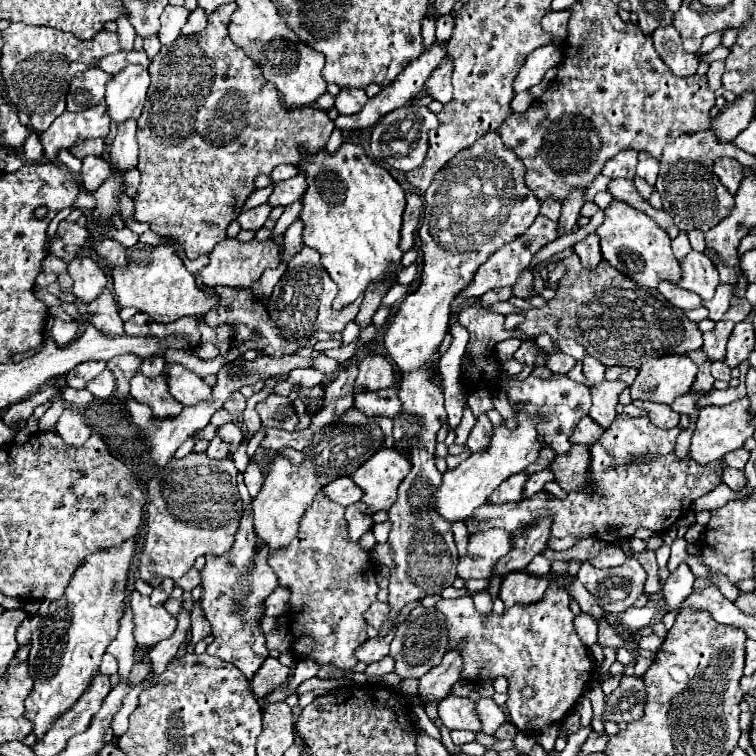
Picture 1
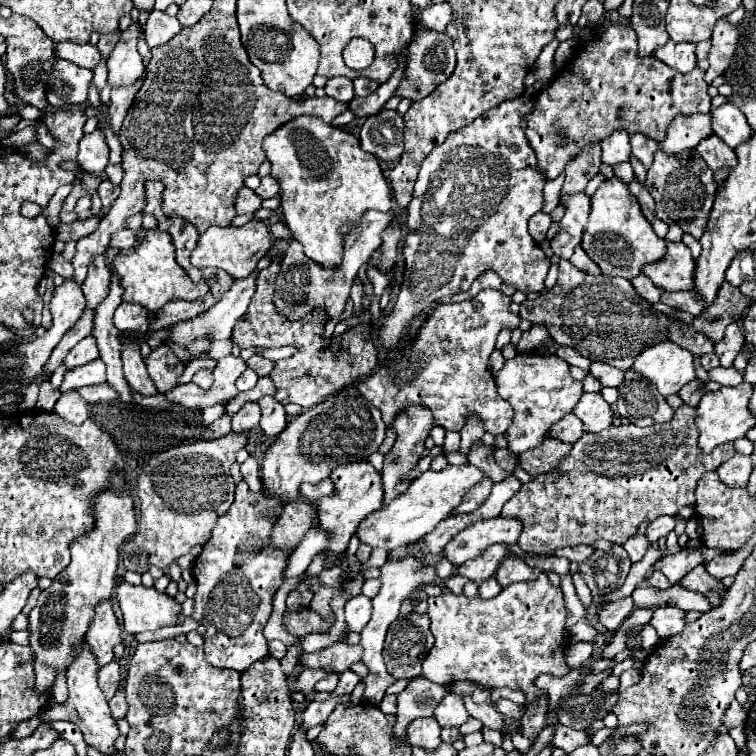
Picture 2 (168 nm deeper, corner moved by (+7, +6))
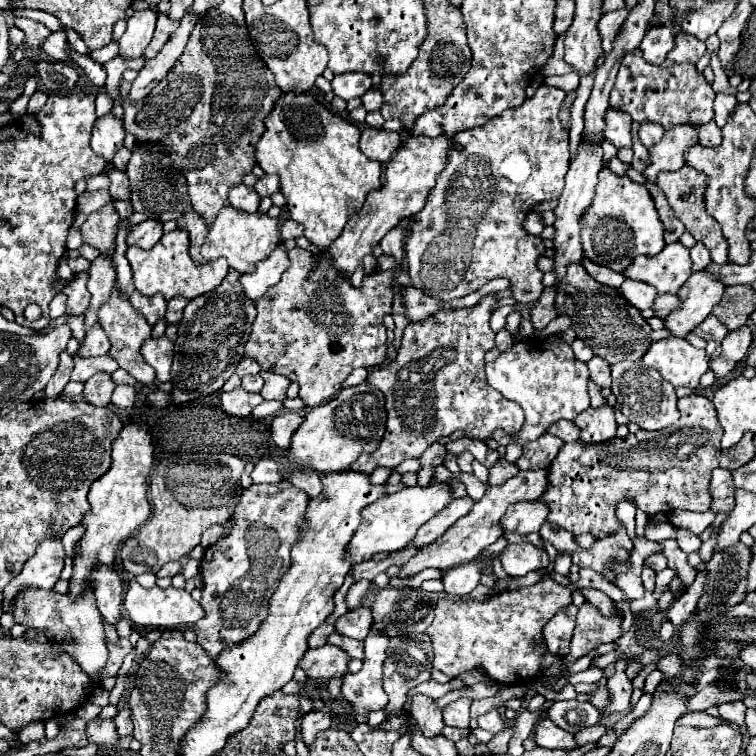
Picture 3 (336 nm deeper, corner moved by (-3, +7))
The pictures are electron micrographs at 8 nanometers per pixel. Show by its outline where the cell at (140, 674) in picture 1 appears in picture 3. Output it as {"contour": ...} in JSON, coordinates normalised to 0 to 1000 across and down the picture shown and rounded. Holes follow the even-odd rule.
{"contour":[[[161,938],[161,940],[156,940],[156,946],[151,948],[151,954],[153,954],[153,964],[156,964],[159,975],[169,975],[169,972],[175,972],[172,938]]]}

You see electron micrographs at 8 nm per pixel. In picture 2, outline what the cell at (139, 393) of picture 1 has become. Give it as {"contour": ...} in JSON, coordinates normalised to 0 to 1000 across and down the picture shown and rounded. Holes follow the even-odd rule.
{"contour":[[[161,458],[161,479],[164,479],[164,500],[169,503],[172,513],[188,524],[204,524],[209,521],[204,505],[198,505],[193,481],[185,471],[185,458]]]}

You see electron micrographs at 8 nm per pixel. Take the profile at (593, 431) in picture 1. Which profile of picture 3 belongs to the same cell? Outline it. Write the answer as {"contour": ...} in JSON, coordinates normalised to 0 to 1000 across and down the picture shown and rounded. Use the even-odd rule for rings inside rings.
{"contour":[[[741,554],[741,557],[735,557],[735,560],[730,560],[728,565],[725,565],[725,573],[730,573],[730,575],[735,575],[735,578],[741,578],[743,583],[765,583],[765,575],[767,575],[767,567],[757,560],[757,557],[749,557],[749,554]]]}

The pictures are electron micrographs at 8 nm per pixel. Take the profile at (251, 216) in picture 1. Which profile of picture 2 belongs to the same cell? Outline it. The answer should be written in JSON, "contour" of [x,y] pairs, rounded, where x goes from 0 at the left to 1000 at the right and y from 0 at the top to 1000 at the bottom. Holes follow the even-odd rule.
{"contour":[[[320,249],[315,254],[315,262],[312,262],[312,283],[336,283],[344,272],[347,272],[347,262],[336,251]]]}

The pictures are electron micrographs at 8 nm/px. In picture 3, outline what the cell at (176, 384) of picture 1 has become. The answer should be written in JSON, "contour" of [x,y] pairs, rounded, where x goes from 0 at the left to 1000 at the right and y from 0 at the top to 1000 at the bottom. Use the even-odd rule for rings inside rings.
{"contour":[[[198,446],[196,451],[190,451],[185,467],[193,475],[193,480],[204,485],[209,504],[214,507],[225,504],[225,483],[230,464],[228,464],[228,451],[222,446],[209,446],[209,448]]]}

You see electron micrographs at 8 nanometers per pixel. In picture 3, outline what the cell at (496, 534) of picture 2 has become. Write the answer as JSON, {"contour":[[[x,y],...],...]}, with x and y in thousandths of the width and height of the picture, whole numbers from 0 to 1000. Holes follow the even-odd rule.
{"contour":[[[690,663],[677,668],[664,684],[667,702],[683,702],[688,708],[714,702],[725,684],[725,668],[720,663]]]}

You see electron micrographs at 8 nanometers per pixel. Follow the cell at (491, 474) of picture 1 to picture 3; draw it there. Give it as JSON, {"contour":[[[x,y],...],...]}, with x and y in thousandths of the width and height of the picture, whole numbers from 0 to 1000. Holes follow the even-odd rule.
{"contour":[[[569,639],[569,644],[558,647],[553,642],[534,644],[519,655],[503,657],[503,663],[495,663],[479,676],[479,694],[471,700],[460,718],[460,742],[466,747],[492,739],[497,731],[521,731],[526,726],[534,726],[545,710],[550,708],[553,697],[561,694],[561,689],[571,687],[582,673],[587,673],[598,663],[595,644],[590,639]]]}

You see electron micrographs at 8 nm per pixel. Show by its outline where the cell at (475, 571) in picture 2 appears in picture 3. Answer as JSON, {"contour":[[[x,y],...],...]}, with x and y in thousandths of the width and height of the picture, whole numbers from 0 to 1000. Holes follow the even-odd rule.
{"contour":[[[624,742],[624,745],[616,745],[616,747],[608,747],[603,753],[593,753],[587,761],[585,761],[585,771],[587,771],[587,782],[590,787],[595,790],[611,790],[611,787],[619,787],[635,769],[635,758],[638,758],[638,747],[632,742]]]}

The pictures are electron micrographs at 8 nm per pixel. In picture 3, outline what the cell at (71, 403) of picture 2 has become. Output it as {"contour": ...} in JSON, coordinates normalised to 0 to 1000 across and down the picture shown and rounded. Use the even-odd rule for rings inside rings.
{"contour":[[[124,493],[111,512],[111,525],[116,528],[116,533],[127,536],[127,538],[140,538],[146,533],[148,517],[151,517],[151,504],[146,499],[146,493]]]}

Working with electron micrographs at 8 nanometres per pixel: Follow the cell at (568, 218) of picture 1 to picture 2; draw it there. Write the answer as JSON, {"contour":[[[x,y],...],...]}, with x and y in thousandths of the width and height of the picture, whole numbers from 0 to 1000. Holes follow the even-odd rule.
{"contour":[[[783,190],[775,193],[746,225],[749,238],[743,246],[743,257],[762,257],[762,254],[772,254],[775,243],[780,241],[780,235],[786,235],[791,230],[794,222],[794,193]]]}

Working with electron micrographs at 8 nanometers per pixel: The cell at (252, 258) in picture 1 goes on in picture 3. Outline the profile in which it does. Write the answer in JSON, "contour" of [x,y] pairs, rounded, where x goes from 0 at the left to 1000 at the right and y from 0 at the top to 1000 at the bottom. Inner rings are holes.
{"contour":[[[299,271],[288,282],[286,292],[278,298],[278,306],[267,321],[265,337],[272,345],[286,345],[288,340],[296,340],[307,356],[317,361],[333,361],[336,351],[352,343],[368,321],[370,321],[370,290],[368,287],[357,287],[352,282],[320,282],[317,276]]]}

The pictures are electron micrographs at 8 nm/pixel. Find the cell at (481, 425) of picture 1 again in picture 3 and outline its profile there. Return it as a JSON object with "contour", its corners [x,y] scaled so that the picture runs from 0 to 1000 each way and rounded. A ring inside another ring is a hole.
{"contour":[[[656,612],[653,618],[648,618],[648,642],[664,642],[672,634],[677,634],[688,620],[680,612]]]}

